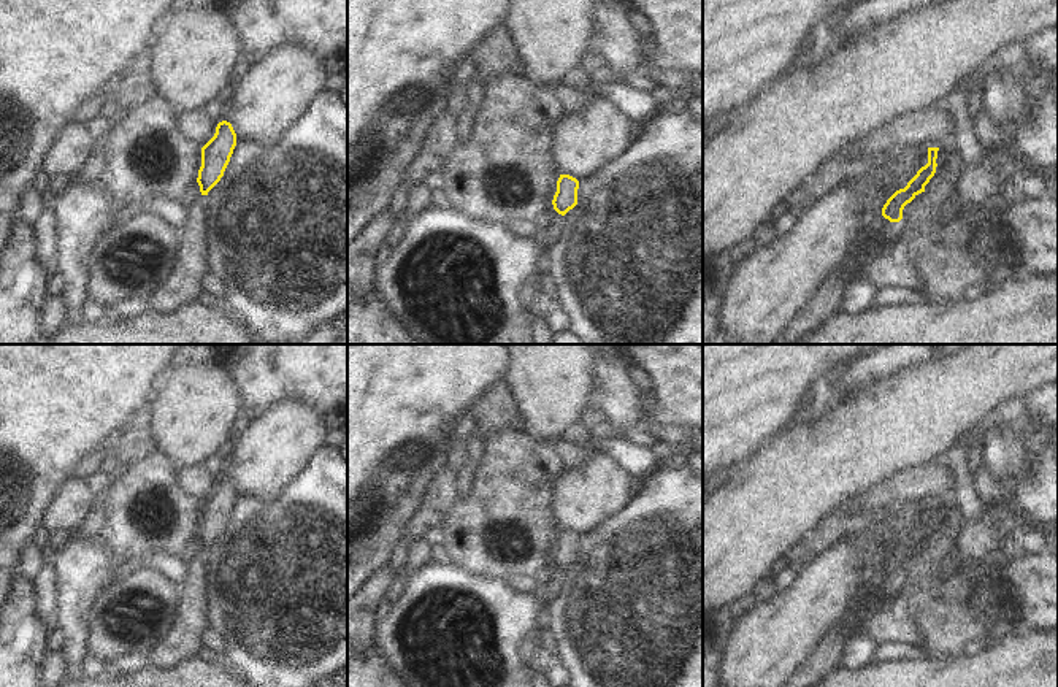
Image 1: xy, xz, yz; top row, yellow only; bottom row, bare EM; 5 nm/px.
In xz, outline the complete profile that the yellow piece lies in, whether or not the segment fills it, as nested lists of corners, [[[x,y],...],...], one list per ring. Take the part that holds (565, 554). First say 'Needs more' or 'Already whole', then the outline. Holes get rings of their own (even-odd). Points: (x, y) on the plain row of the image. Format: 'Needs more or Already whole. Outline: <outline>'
Already whole. Outline: [[[560,530],[557,536],[557,547],[554,551],[554,565],[565,571],[577,560],[579,536],[569,530]]]

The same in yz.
Needs more. Outline: [[[928,503],[928,519],[917,527],[904,544],[896,546],[887,555],[880,571],[861,582],[842,619],[818,643],[784,687],[817,687],[828,673],[842,666],[844,646],[852,635],[863,630],[868,617],[864,611],[877,598],[884,598],[888,593],[893,579],[903,574],[904,562],[925,547],[925,541],[934,532],[937,506],[939,503]]]

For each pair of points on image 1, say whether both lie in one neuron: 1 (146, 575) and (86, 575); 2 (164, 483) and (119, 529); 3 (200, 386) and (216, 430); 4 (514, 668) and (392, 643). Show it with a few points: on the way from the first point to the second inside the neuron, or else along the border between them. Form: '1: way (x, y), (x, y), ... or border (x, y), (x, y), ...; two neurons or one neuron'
1: border (116, 579), (97, 595), (91, 606); two neurons
2: way (148, 491), (134, 497), (127, 513); one neuron
3: way (200, 397), (200, 414), (205, 419); one neuron
4: way (497, 624), (471, 591), (438, 586), (414, 600); one neuron

